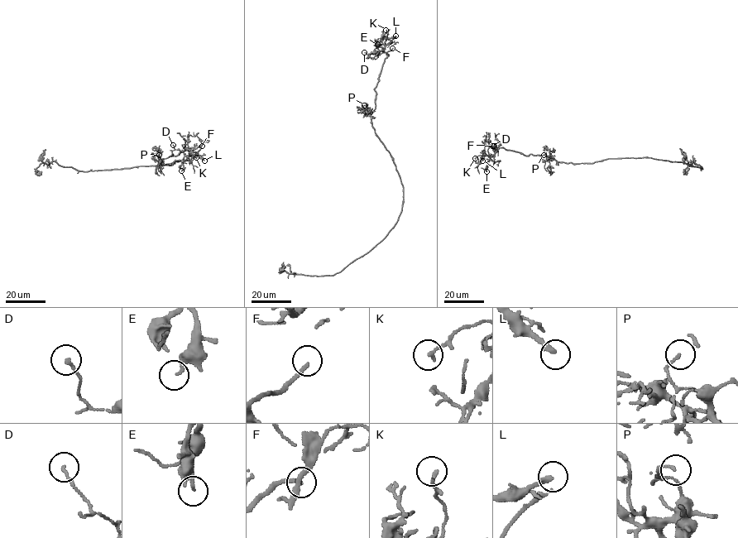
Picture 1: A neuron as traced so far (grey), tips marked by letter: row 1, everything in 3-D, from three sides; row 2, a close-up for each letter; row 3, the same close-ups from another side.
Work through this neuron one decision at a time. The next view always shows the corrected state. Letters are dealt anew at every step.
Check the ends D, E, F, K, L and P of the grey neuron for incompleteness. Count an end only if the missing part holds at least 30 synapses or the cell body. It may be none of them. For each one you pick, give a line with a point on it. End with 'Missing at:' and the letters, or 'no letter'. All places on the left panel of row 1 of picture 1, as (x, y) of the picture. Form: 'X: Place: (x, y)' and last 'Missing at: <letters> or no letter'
F: Place: (202, 146)
Missing at: F

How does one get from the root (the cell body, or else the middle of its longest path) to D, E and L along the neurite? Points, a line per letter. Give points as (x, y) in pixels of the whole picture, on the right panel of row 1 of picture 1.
D: (627, 157), (566, 163), (547, 156), (524, 156), (503, 148), (494, 151), (492, 146)
E: (627, 157), (566, 163), (547, 156), (524, 156), (499, 147), (494, 160), (487, 161), (486, 171)
L: (627, 157), (566, 163), (547, 156), (524, 156), (499, 147), (494, 154), (483, 155), (482, 160)

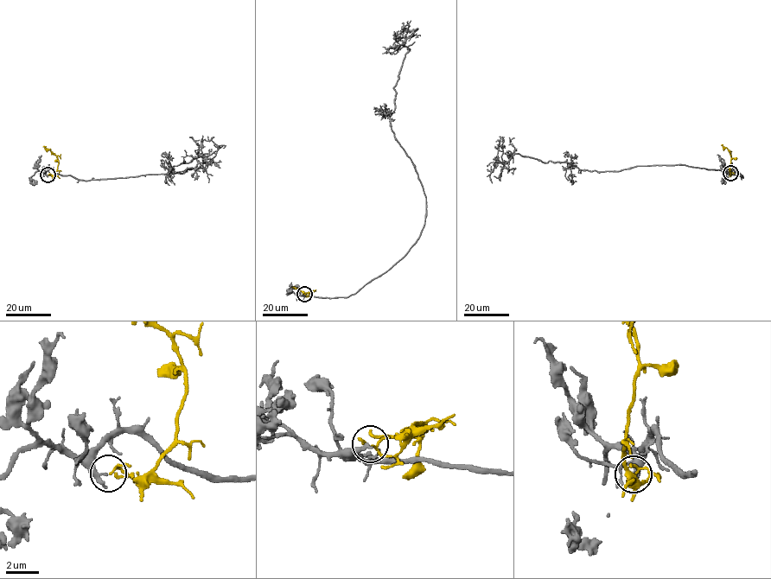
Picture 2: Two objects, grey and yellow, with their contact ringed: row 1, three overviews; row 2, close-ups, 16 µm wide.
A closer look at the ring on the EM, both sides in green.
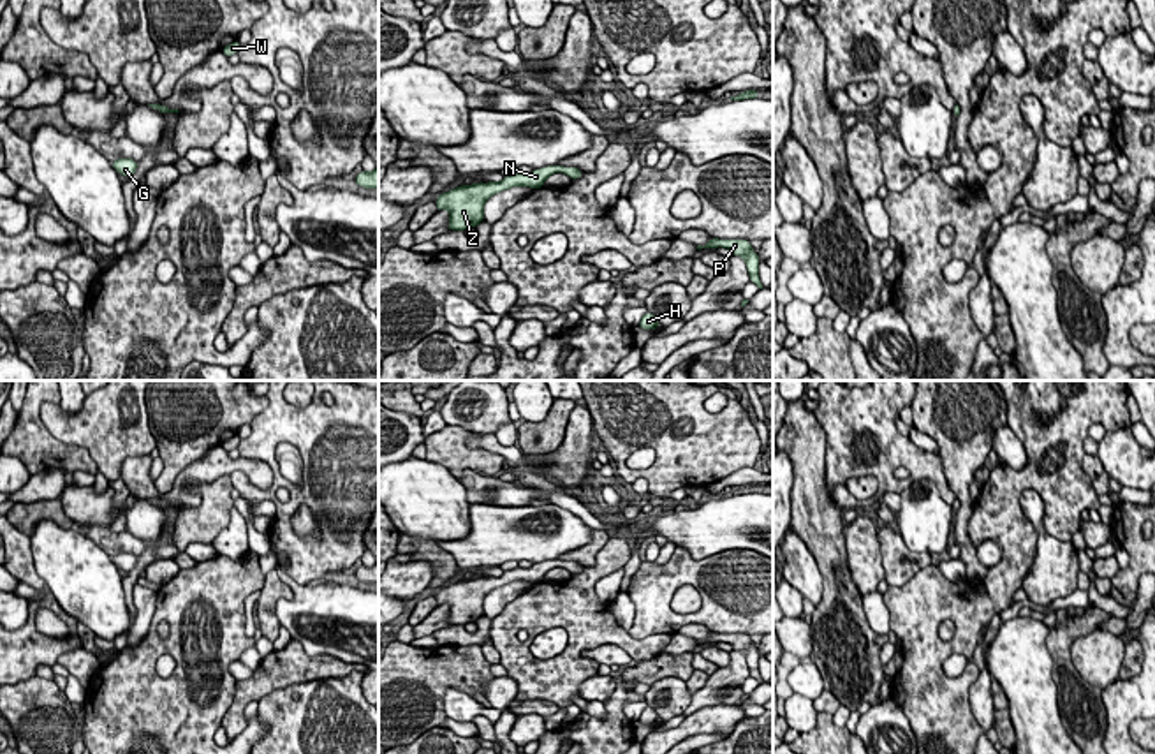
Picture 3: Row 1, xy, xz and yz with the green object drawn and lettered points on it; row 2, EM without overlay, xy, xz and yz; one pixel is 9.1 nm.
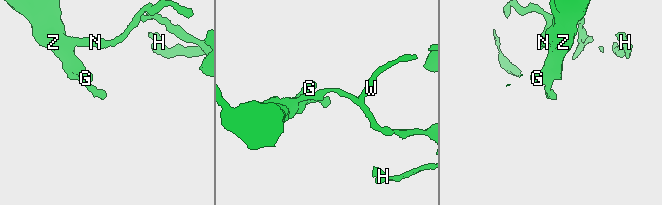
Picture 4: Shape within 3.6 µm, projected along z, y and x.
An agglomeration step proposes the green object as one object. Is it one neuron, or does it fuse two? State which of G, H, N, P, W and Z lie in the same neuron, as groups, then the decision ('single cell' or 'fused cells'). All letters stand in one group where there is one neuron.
G H N P W Z; single cell

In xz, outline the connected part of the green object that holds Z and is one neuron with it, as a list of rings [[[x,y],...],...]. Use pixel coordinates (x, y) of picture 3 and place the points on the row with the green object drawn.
[[[548,166],[541,169],[533,169],[528,174],[516,173],[511,176],[504,176],[502,181],[489,181],[489,183],[472,183],[456,187],[445,194],[440,192],[437,197],[437,211],[447,210],[449,211],[449,224],[451,231],[465,231],[468,227],[477,227],[484,220],[484,203],[507,188],[512,187],[530,187],[541,188],[548,176],[555,173],[565,173],[572,180],[583,176],[583,171],[578,167],[563,167],[563,166]]]

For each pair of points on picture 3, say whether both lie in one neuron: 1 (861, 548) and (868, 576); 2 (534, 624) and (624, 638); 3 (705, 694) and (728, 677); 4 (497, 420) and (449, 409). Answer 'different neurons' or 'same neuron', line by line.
1: same neuron
2: same neuron
3: same neuron
4: same neuron

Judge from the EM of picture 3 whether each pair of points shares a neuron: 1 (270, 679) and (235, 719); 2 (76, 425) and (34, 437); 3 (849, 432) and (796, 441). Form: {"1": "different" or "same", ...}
{"1": "same", "2": "different", "3": "different"}

